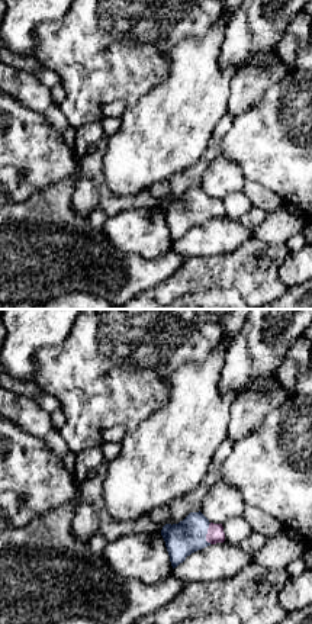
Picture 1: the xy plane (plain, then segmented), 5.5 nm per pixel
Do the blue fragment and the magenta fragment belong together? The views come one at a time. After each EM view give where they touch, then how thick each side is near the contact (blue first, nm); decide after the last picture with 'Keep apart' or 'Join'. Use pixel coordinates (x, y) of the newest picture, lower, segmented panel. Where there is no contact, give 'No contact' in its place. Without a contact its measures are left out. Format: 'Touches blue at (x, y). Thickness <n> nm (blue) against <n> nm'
Touches blue at (206, 533). Thickness 190 nm (blue) against 100 nm

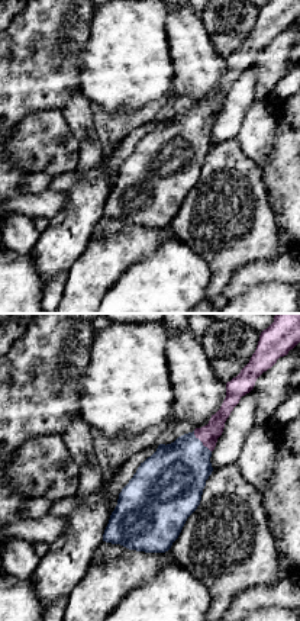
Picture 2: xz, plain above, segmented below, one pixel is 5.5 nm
Touches blue at (200, 441). Thickness 360 nm (blue) against 110 nm

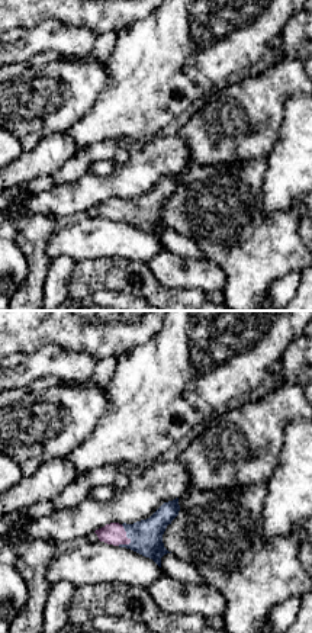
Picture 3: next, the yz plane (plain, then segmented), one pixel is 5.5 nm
Touches blue at (126, 535). Thickness 180 nm (blue) against 120 nm

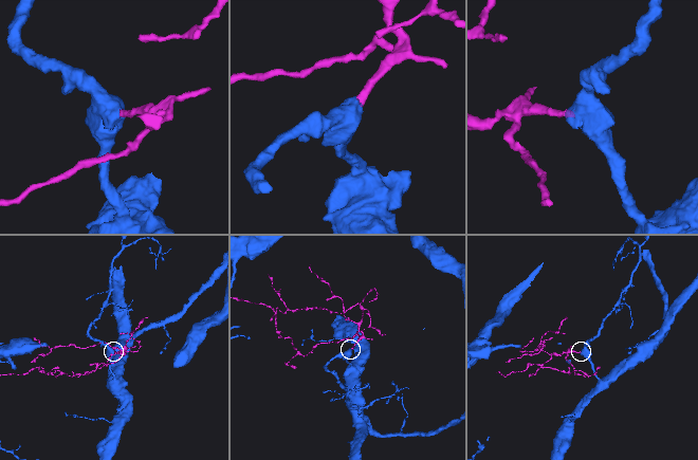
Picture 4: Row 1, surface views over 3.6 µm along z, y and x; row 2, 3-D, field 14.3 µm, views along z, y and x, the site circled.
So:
Join

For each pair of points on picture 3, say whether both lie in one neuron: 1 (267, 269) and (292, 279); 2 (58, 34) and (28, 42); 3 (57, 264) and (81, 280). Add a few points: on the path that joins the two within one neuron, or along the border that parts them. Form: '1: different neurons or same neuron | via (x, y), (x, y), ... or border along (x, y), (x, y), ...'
1: different neurons | border along (296, 269), (277, 278), (267, 295)
2: same neuron | via (51, 35), (35, 41)
3: different neurons | border along (76, 263), (68, 280), (68, 295)

